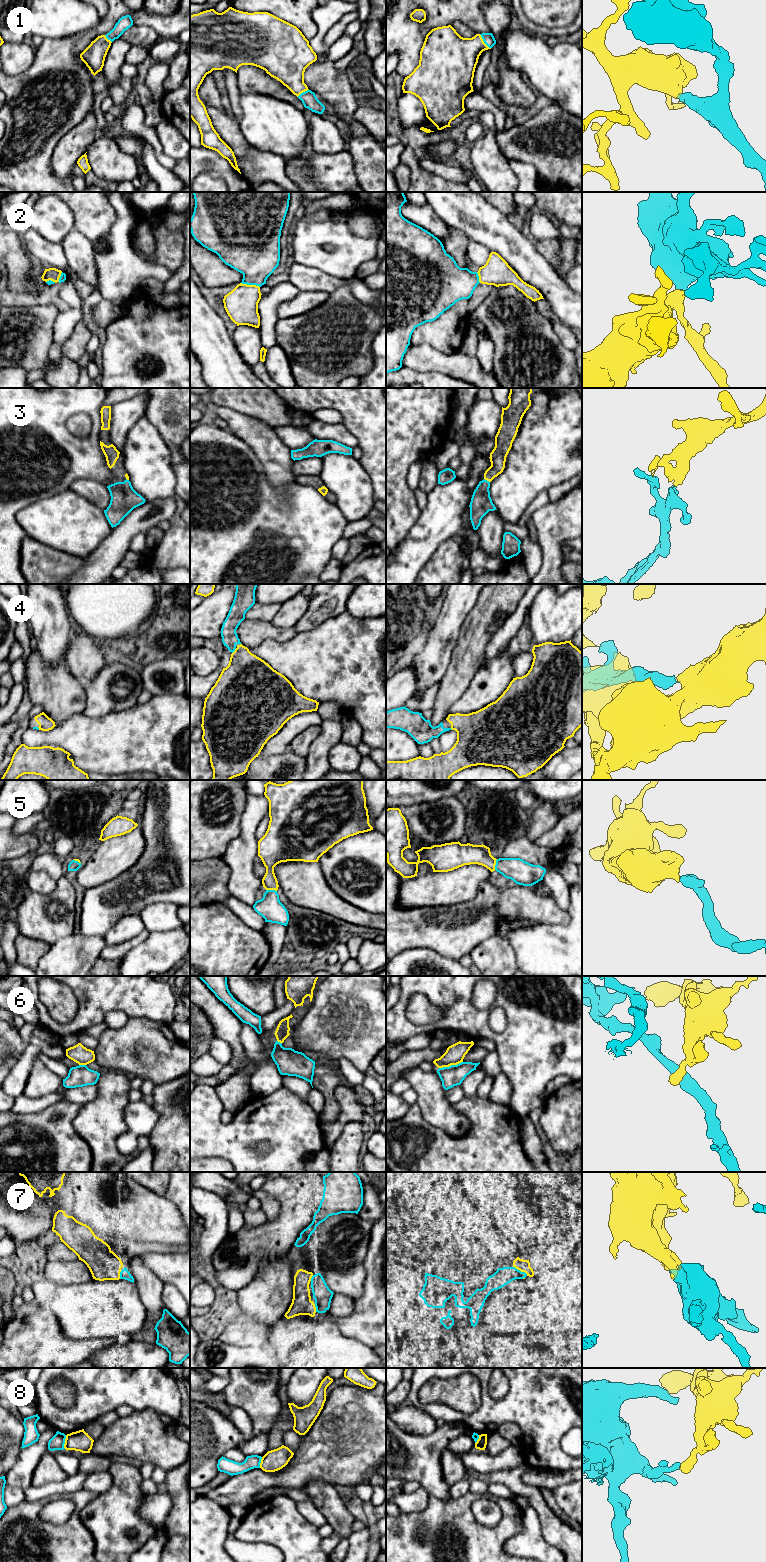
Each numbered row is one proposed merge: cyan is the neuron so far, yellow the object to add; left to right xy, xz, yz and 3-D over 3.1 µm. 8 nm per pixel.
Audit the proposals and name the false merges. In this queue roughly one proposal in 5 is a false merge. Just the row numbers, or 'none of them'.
8

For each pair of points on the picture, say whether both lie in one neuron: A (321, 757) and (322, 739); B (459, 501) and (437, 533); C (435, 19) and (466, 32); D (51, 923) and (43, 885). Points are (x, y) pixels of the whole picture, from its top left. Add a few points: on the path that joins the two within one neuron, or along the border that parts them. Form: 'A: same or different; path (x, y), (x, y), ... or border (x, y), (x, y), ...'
A: same; path (321, 753), (322, 743)
B: same; path (451, 509), (437, 525)
C: different; border (449, 24), (462, 22), (473, 30)
D: different; border (57, 881), (57, 886), (48, 893), (29, 891)

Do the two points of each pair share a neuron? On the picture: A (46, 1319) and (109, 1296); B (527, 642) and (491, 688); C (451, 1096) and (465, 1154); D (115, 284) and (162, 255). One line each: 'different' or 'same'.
A: different
B: same
C: different
D: different

